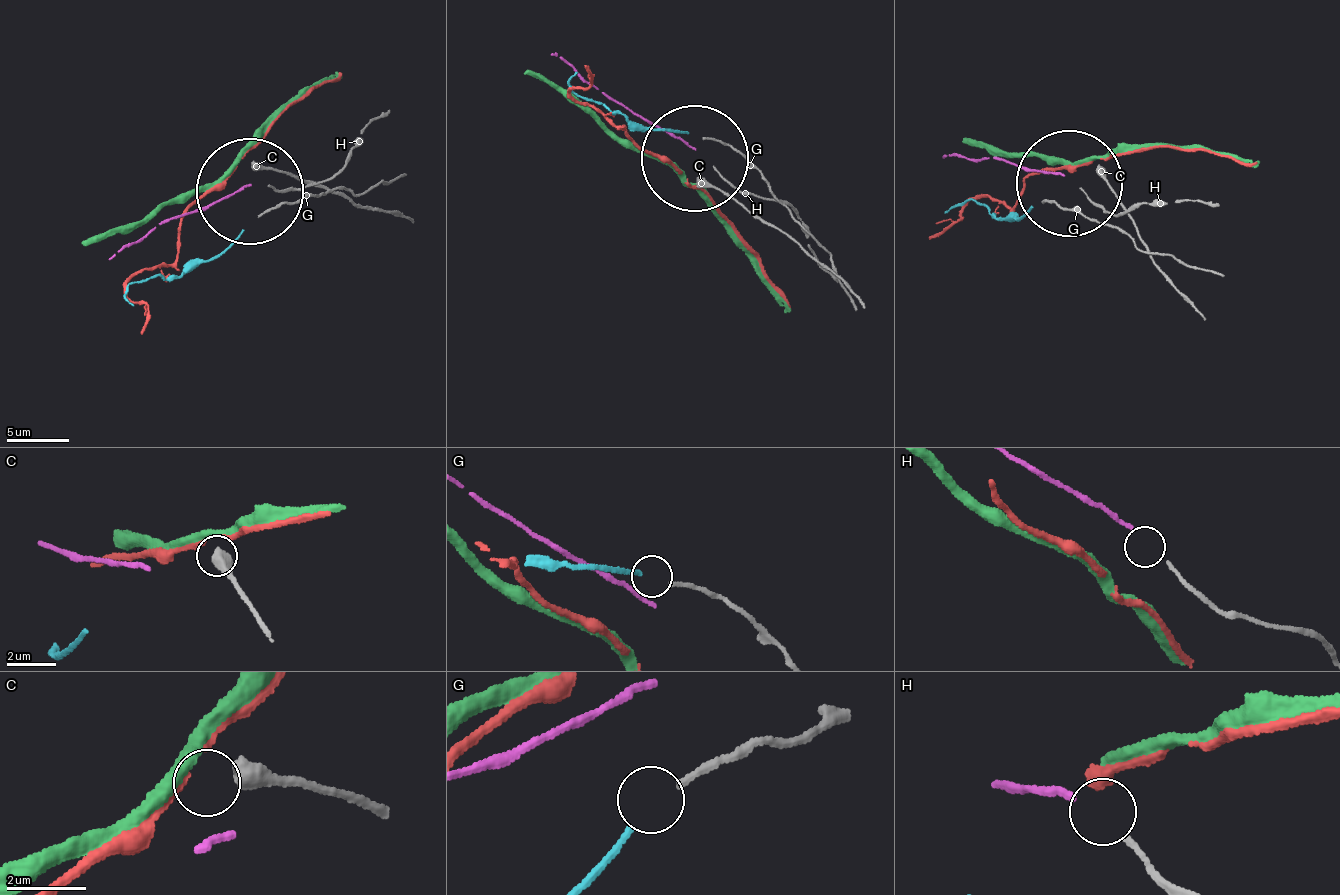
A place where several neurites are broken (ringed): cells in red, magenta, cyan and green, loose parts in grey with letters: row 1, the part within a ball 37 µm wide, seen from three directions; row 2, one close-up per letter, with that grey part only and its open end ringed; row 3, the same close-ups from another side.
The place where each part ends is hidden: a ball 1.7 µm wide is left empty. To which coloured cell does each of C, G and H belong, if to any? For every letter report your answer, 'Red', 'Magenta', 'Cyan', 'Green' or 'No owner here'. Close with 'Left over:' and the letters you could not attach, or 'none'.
C: No owner here
G: Cyan
H: Magenta
Left over: C

